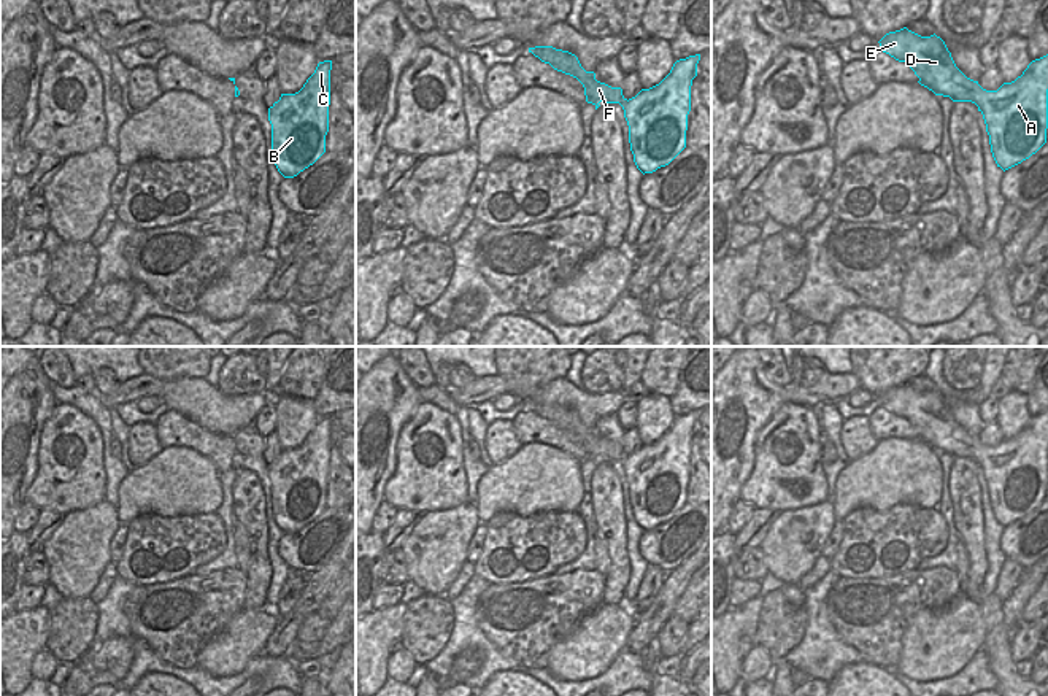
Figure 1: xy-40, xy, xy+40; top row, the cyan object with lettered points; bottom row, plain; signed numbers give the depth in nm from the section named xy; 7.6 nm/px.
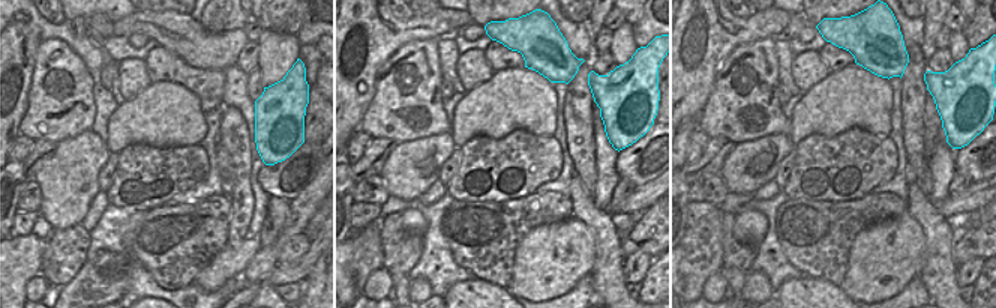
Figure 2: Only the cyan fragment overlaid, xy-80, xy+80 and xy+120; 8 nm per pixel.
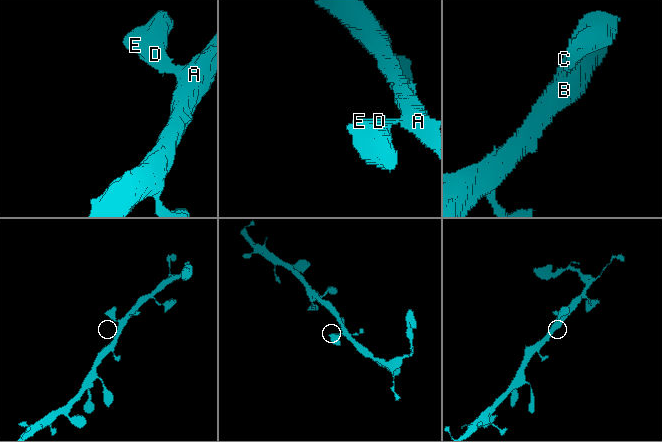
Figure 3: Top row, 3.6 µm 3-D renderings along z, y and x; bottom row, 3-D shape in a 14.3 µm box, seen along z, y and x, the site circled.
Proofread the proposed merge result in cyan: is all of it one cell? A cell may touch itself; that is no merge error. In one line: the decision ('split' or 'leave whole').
leave whole

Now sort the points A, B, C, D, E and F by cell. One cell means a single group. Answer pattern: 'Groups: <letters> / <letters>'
Groups: A B C D E F

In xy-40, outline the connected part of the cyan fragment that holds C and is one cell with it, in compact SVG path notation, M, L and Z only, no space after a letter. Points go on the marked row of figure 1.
M332 60L319 62L295 94L281 94L268 108L273 162L284 178L294 178L326 153L329 132Z

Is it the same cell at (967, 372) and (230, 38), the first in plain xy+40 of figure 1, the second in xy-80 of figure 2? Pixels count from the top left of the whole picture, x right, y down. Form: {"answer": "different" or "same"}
{"answer": "different"}

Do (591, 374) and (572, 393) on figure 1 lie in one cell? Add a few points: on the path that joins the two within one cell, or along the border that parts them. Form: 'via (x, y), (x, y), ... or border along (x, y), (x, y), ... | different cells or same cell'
border along (581, 386), (589, 393), (618, 391) | different cells

